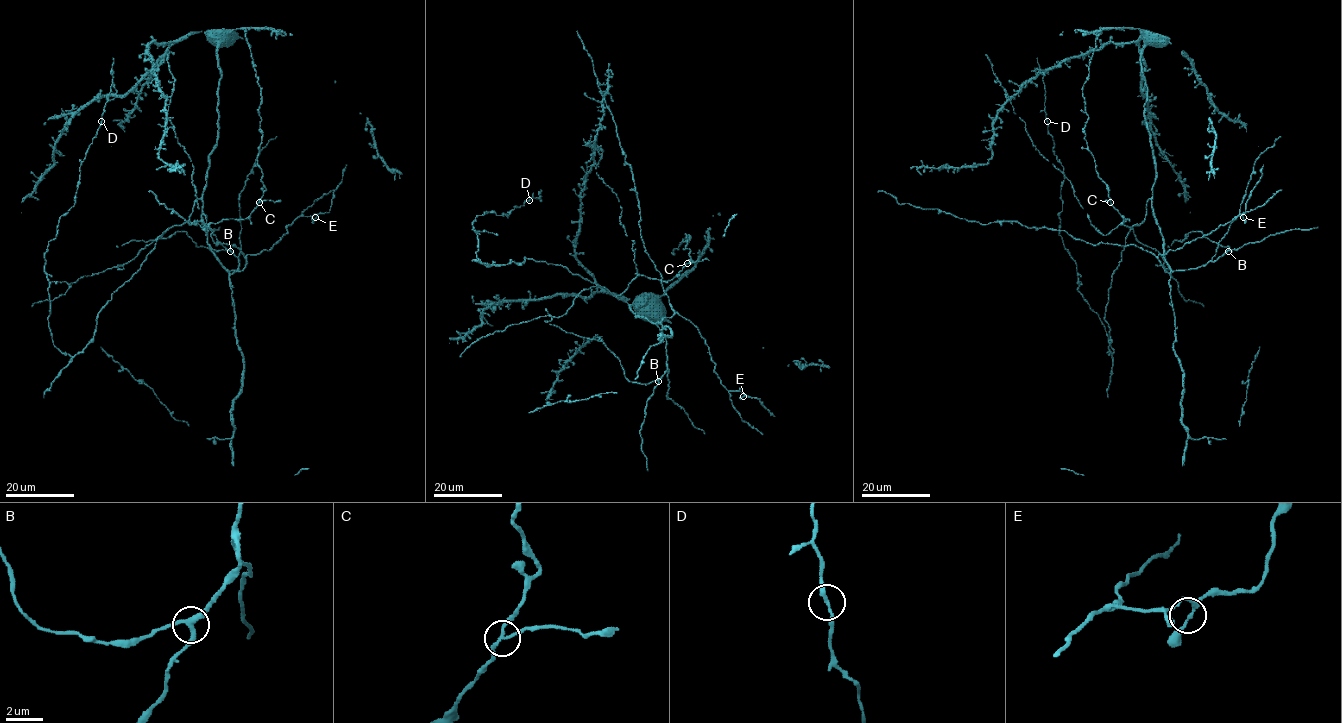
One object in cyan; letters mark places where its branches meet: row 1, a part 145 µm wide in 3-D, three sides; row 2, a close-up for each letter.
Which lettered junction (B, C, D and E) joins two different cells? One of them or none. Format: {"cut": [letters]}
{"cut": ["C"]}

